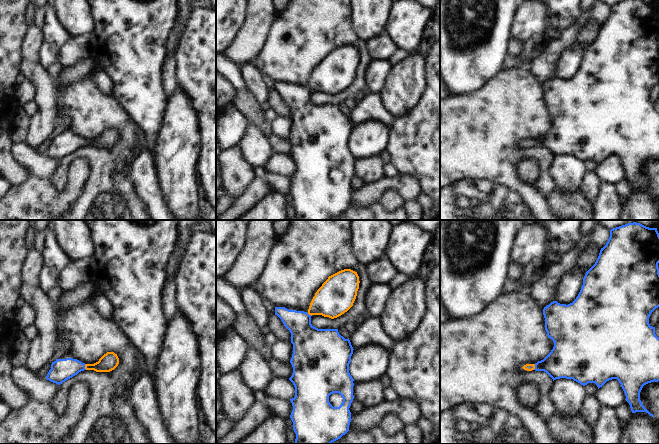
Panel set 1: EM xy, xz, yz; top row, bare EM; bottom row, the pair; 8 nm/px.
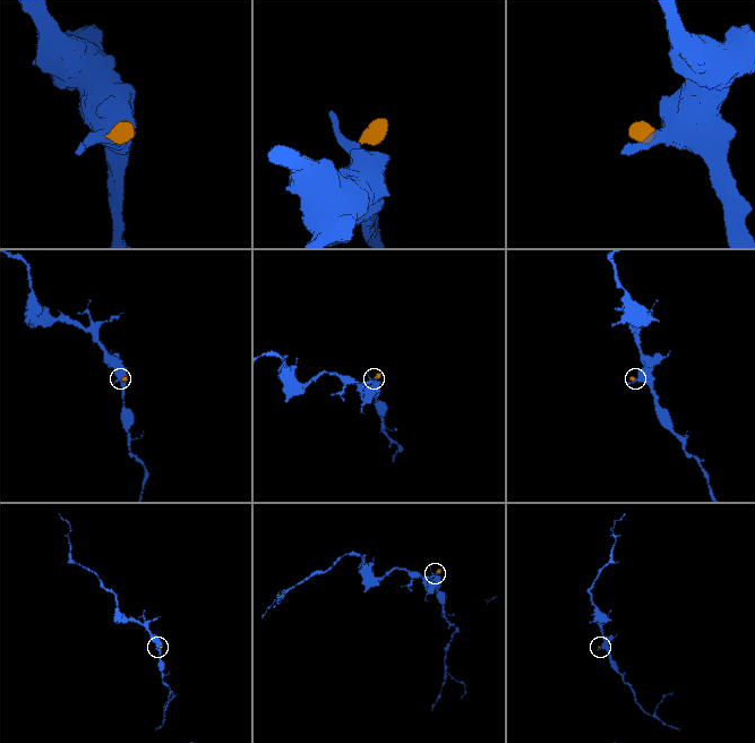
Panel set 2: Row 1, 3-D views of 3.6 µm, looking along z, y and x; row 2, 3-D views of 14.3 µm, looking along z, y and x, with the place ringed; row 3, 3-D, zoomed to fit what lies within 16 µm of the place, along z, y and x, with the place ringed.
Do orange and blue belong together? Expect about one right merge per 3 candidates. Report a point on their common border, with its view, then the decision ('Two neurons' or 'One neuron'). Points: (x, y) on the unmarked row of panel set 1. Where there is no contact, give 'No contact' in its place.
Touches orange at xy (85, 143). One neuron.

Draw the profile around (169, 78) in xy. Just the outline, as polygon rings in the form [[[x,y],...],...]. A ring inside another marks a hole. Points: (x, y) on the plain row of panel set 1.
[[[175,54],[165,56],[161,80],[165,96],[168,98],[177,86],[177,75],[175,73]]]

